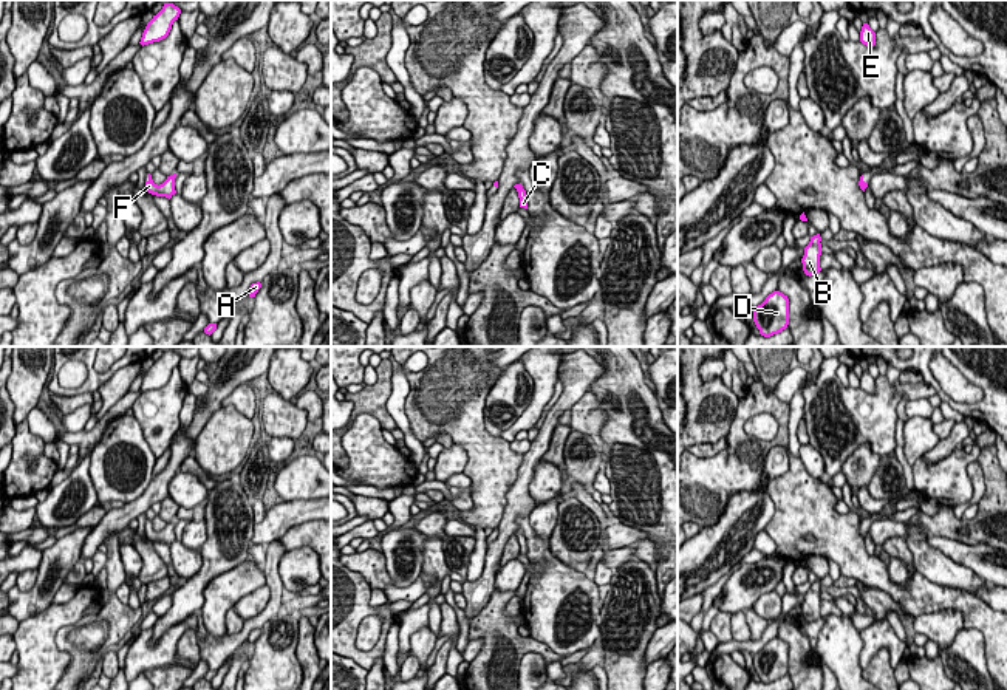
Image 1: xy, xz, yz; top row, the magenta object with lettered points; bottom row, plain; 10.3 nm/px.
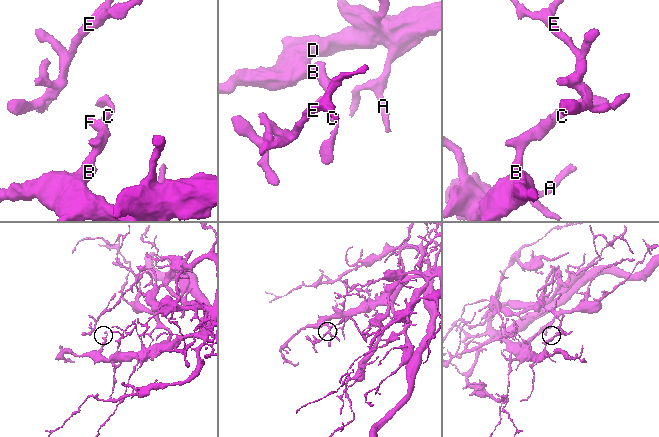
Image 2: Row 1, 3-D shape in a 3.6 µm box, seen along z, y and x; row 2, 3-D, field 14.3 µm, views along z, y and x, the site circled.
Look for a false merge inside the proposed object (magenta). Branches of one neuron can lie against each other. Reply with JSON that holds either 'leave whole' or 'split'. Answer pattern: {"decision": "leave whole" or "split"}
{"decision": "leave whole"}

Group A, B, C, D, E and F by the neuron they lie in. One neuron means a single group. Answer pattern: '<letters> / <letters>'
A B C D E F

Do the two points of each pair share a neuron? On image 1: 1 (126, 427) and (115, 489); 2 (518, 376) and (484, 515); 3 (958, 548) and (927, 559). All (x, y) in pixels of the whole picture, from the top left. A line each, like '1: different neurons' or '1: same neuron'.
1: same neuron
2: different neurons
3: different neurons

